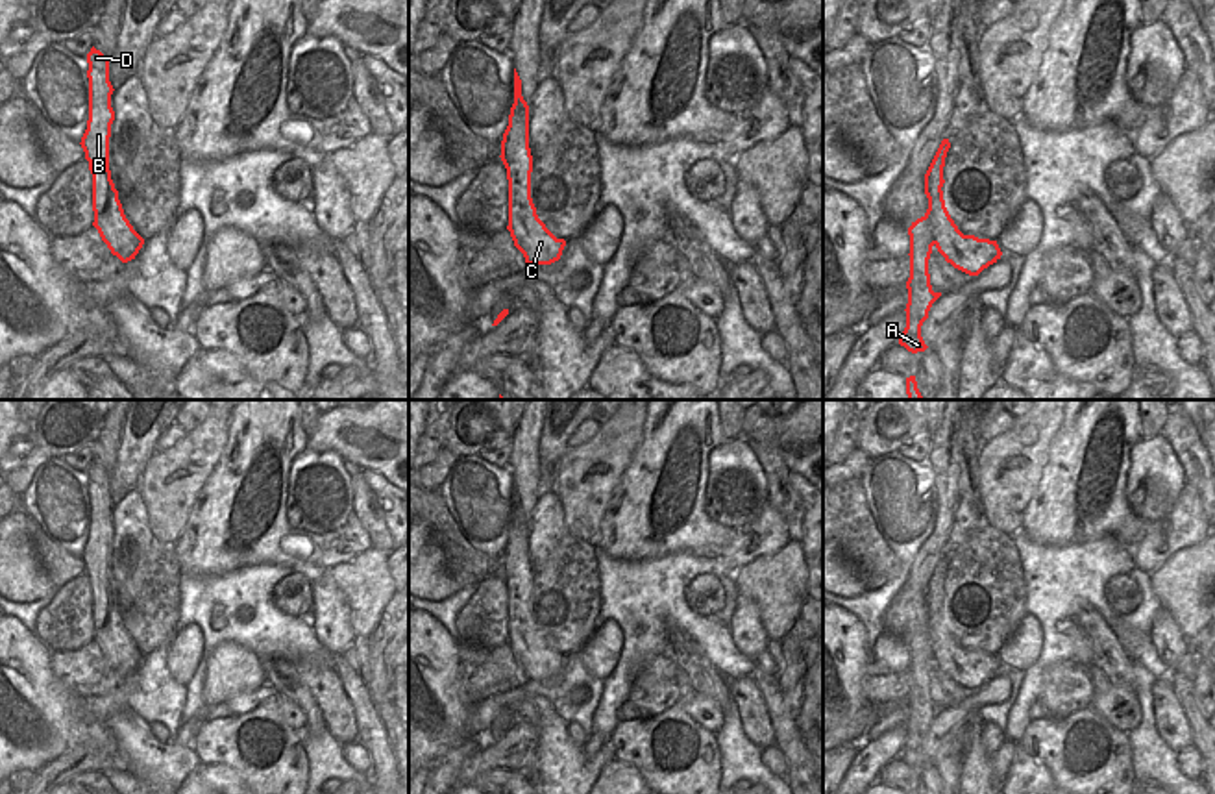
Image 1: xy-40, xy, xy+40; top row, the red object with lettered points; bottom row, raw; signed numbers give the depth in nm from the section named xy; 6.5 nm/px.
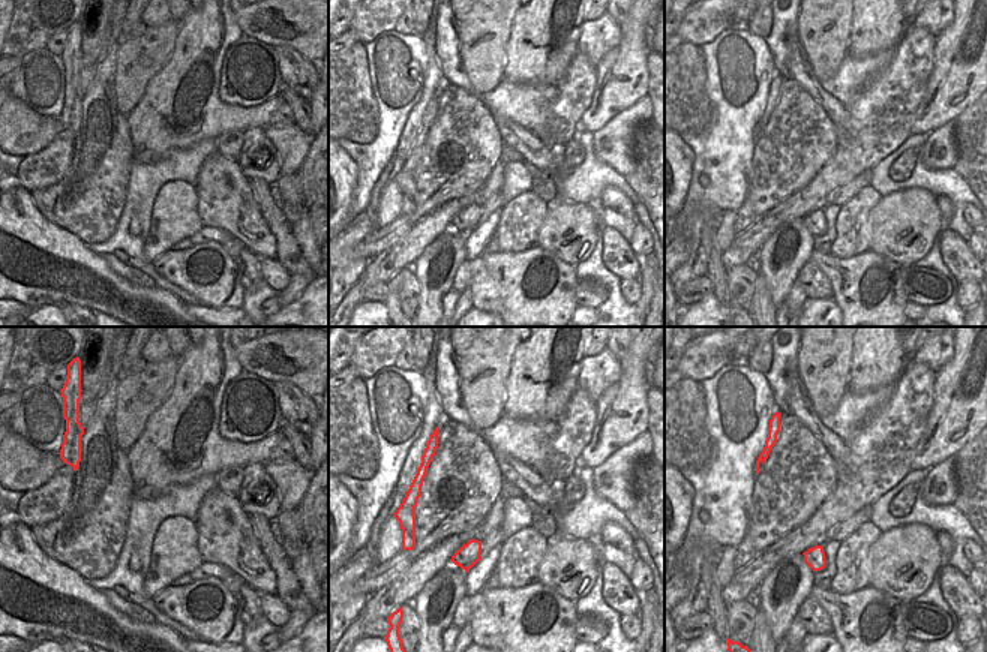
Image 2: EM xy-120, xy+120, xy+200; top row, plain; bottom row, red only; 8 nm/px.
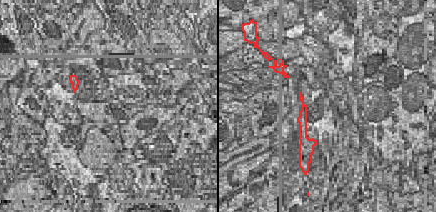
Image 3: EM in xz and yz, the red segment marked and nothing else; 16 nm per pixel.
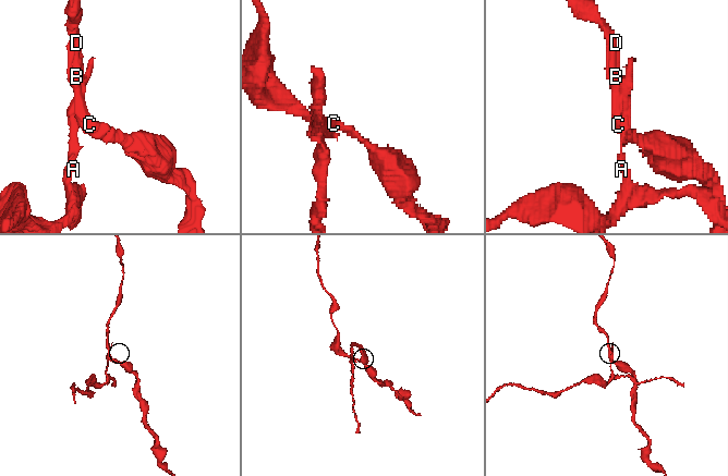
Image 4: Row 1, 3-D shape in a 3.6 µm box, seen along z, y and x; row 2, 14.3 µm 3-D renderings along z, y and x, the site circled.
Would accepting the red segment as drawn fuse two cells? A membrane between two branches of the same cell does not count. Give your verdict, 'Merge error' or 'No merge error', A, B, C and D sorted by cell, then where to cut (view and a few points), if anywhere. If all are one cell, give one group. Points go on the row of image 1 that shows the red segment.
Merge error. Groups: A / B C D. Split along xy (527, 145), (518, 165), (518, 180), (529, 189)

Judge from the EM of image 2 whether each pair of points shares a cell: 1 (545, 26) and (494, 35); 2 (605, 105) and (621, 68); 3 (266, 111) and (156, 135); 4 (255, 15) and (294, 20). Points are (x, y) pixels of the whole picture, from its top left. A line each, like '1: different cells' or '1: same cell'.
1: different cells
2: same cell
3: same cell
4: same cell

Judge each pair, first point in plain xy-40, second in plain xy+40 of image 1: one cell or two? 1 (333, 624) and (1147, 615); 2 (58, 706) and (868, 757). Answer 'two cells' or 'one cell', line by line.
1: two cells
2: two cells

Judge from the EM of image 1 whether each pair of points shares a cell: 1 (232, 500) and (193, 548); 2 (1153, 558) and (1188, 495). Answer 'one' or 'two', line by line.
1: one
2: one

